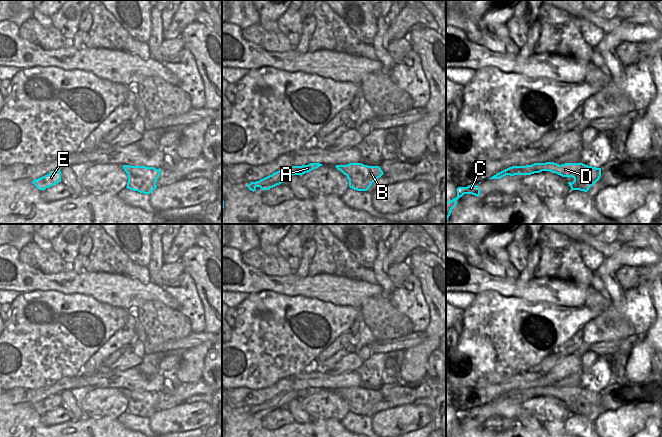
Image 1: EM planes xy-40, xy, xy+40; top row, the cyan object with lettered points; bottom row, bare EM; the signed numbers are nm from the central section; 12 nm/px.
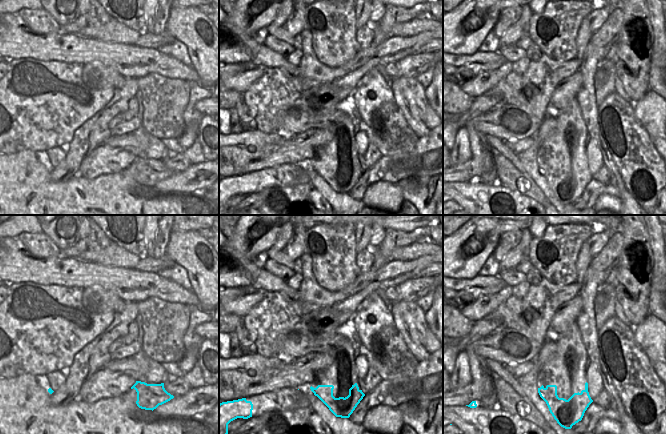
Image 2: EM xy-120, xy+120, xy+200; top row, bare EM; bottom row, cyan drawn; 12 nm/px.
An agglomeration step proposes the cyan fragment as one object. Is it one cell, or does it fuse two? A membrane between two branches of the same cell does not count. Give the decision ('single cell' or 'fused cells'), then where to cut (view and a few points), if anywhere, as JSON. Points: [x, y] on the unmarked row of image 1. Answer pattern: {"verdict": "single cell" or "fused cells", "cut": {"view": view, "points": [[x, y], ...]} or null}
{"verdict": "fused cells", "cut": {"view": "xy", "points": [[295, 390], [296, 396], [294, 398]]}}

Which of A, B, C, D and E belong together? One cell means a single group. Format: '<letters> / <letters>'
A B D / C E

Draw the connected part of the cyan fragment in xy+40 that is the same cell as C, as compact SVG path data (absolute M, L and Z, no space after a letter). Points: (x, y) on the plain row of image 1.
M473 408L467 411L458 411L457 412L457 421L452 423L451 425L446 426L446 437L451 437L452 433L456 430L457 424L462 421L464 418L472 418L477 421L480 419L479 410L474 410Z

